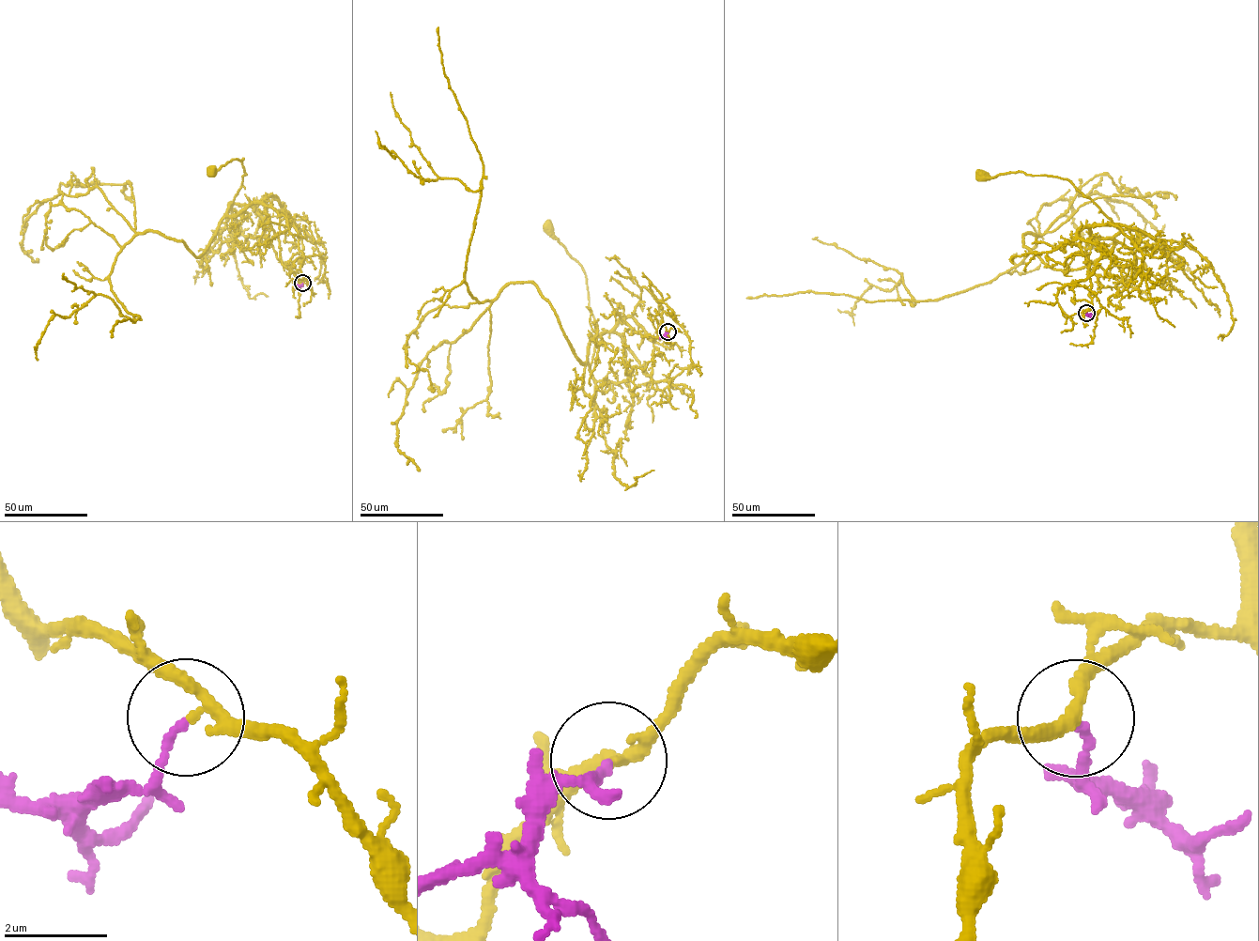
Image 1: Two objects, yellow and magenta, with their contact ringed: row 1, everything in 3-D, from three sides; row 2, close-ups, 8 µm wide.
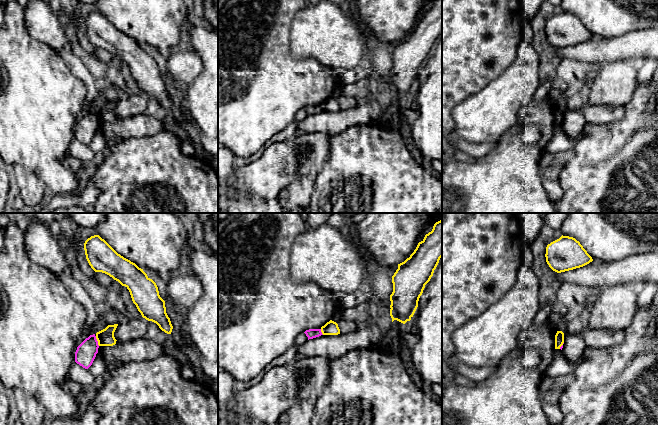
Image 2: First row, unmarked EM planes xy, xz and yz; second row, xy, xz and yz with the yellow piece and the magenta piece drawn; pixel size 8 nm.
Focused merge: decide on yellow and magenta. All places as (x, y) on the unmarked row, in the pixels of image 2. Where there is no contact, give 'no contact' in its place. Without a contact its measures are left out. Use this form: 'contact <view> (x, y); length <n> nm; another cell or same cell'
contact xy (97, 116); length 90 nm; another cell

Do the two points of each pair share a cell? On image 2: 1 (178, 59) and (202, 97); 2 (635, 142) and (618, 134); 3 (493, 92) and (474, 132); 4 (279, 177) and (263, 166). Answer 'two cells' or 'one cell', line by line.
1: two cells
2: one cell
3: one cell
4: one cell

